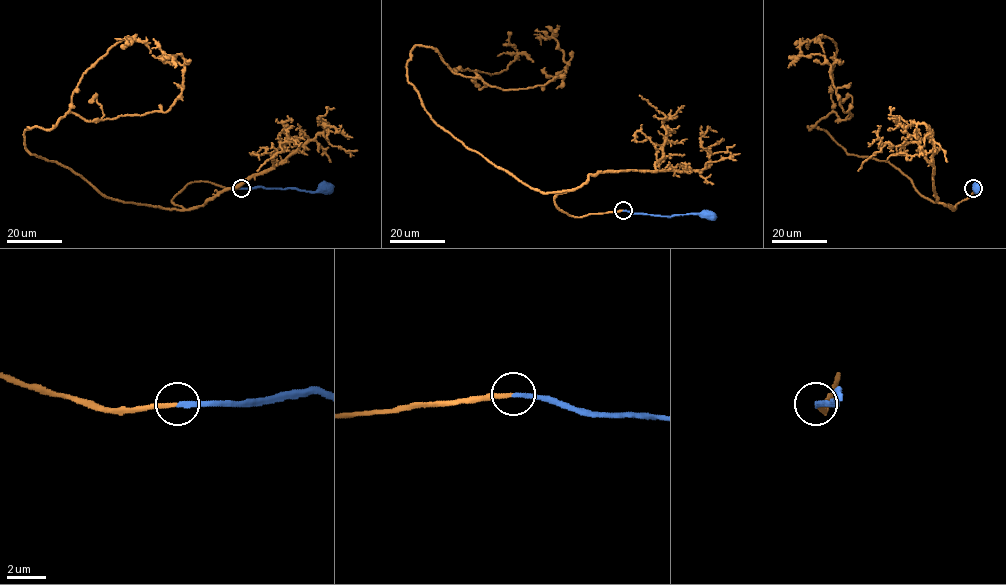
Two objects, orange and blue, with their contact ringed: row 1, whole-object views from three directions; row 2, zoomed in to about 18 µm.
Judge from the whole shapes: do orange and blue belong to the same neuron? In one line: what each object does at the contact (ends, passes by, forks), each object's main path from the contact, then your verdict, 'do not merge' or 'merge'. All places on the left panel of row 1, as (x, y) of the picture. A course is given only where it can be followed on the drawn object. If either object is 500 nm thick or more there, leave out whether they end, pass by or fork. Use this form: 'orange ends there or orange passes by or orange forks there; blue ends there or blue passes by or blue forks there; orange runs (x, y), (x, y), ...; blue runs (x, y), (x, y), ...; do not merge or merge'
orange ends there; blue ends there; orange runs (241, 188), (123, 202), (25, 148), (70, 112), (166, 112), (185, 60), (153, 38); blue runs (241, 188), (320, 191), (325, 187); merge

